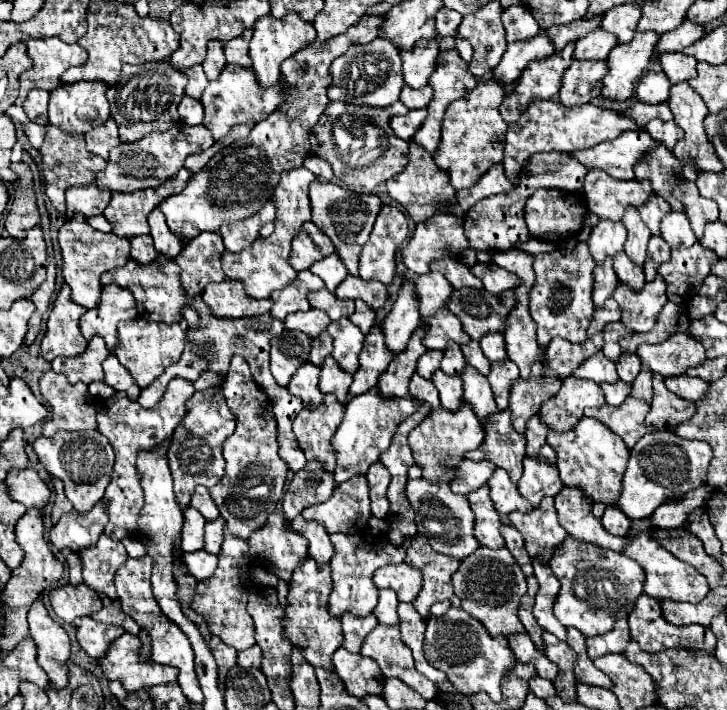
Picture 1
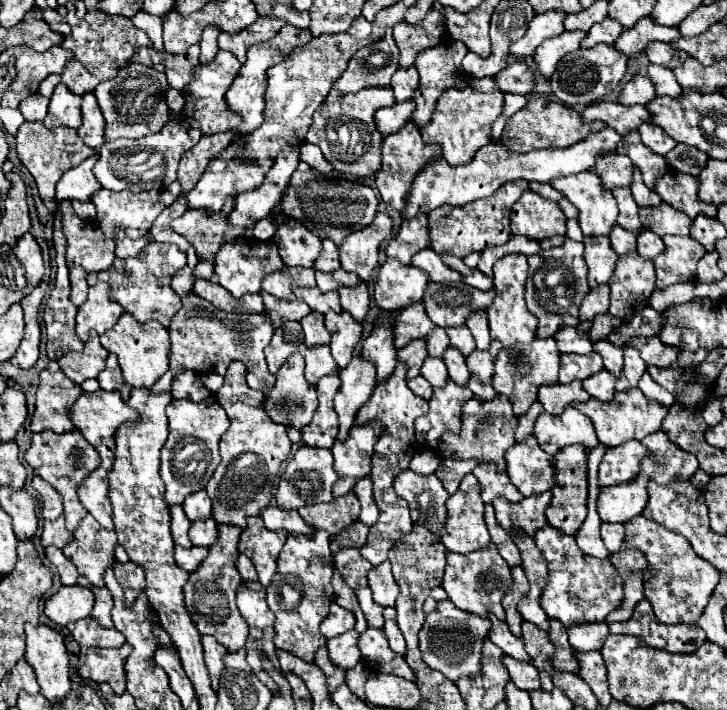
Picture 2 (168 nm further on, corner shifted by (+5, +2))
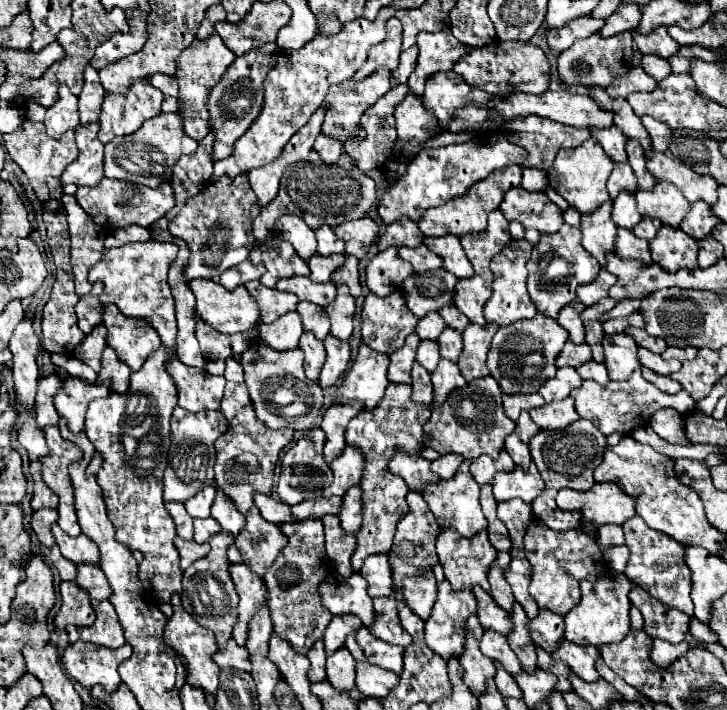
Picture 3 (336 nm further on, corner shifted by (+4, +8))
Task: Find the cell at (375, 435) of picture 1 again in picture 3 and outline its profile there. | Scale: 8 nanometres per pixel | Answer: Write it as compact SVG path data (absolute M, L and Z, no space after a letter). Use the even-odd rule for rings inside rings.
M346 447L344 453L332 461L332 473L334 473L334 481L332 485L326 489L324 497L344 497L344 493L352 487L360 483L360 473L364 469L364 457L360 457L360 453L356 453L356 449Z

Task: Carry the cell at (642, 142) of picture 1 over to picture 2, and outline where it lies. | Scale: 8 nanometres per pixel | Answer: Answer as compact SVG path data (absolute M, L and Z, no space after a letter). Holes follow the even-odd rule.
M611 127L599 131L599 135L589 135L583 143L575 143L571 147L555 147L555 149L535 149L527 155L515 155L513 151L507 151L501 143L489 143L489 147L479 149L479 155L475 155L475 163L469 163L467 167L451 167L445 159L439 163L429 163L417 177L411 187L411 195L407 195L411 207L407 207L405 217L415 217L417 213L429 213L435 207L441 205L463 205L471 203L475 199L491 197L501 185L517 179L525 181L539 181L549 183L557 177L577 175L581 171L595 169L597 159L605 155L617 153L617 145L623 137L613 131Z

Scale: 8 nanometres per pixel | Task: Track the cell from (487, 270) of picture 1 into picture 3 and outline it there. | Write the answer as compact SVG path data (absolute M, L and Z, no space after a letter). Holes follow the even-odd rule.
M424 237L422 241L432 253L436 253L438 257L442 257L444 261L444 269L448 269L450 273L454 273L458 279L462 277L470 277L472 275L472 265L460 245L458 237Z

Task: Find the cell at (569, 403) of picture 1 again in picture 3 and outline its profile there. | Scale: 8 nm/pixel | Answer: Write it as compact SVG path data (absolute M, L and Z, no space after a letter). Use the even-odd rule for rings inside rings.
M560 367L554 377L544 381L544 385L538 389L538 393L544 397L546 403L552 403L552 401L560 401L560 399L568 397L572 389L580 387L580 383L582 383L582 379L574 367Z

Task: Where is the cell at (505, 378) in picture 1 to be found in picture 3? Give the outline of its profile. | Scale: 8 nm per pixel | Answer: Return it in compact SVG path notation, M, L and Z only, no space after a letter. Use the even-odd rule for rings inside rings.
M470 323L464 329L464 333L462 333L464 349L458 359L458 367L460 367L460 373L464 375L466 381L488 375L486 353L488 353L488 345L490 345L496 331L498 331L498 325L492 325L492 323L486 327Z

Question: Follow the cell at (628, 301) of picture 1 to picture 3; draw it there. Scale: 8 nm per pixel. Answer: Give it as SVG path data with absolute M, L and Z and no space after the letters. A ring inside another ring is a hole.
M618 229L616 243L614 243L614 253L624 259L640 259L644 263L652 263L650 253L648 253L648 241L636 237L628 229Z

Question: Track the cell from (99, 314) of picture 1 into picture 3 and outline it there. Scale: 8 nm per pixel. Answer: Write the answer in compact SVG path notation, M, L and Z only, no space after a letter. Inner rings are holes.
M100 281L92 285L92 291L86 297L80 297L78 305L76 305L76 315L78 315L78 327L84 333L90 333L96 325L102 323L102 303L100 303L100 293L102 293L102 285Z

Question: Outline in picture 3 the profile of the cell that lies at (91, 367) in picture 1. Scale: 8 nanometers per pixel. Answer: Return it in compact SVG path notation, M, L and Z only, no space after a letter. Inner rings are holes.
M98 325L92 333L86 335L86 339L78 345L76 349L76 357L80 361L84 361L86 365L90 365L96 373L100 371L100 357L102 351L106 347L106 327Z

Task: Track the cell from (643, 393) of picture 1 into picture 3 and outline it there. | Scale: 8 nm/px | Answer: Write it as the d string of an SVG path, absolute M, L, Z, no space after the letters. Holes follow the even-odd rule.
M626 333L606 335L602 341L604 347L604 365L612 381L626 381L640 363L636 363L636 341Z

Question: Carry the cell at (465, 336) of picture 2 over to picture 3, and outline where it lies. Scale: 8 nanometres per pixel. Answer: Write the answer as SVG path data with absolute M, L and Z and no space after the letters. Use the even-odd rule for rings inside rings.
M444 305L444 307L440 307L438 313L442 315L442 319L448 327L458 329L458 331L464 331L464 327L470 323L468 317L464 317L464 313L460 313L454 305Z

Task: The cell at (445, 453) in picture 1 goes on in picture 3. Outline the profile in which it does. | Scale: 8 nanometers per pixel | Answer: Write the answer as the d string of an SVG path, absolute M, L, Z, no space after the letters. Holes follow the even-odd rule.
M442 359L438 367L432 371L432 383L434 383L434 401L444 401L444 397L448 397L452 389L466 385L464 377L458 371L458 365L448 359Z

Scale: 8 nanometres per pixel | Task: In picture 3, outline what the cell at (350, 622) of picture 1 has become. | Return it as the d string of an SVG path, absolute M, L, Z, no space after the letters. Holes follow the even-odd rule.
M346 647L340 649L340 653L328 657L326 661L328 681L338 693L350 693L354 689L354 667L356 661Z

